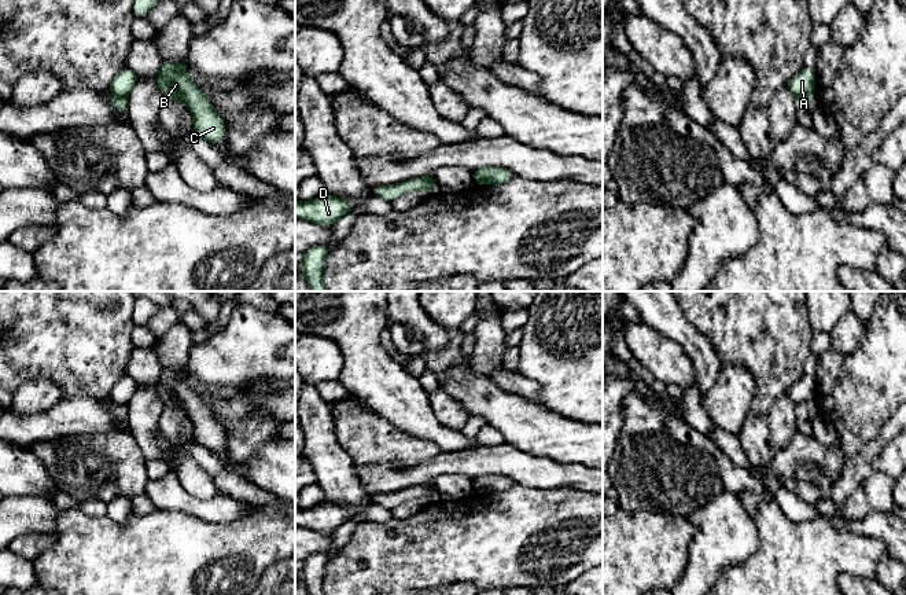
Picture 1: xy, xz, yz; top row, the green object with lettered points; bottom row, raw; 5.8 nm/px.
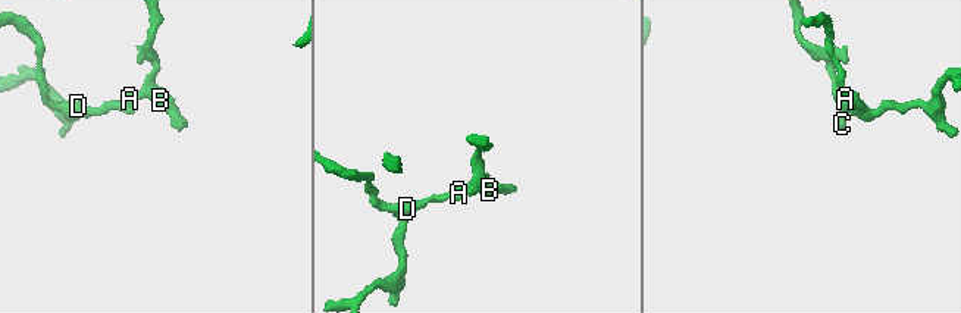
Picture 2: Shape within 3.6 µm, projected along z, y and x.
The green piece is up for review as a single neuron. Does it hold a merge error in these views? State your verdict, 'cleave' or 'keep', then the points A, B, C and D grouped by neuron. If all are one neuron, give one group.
cleave | A B C / D

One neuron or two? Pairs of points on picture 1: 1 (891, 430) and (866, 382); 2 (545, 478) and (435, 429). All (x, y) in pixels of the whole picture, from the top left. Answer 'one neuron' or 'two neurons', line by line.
1: two neurons
2: two neurons

